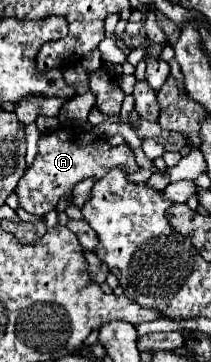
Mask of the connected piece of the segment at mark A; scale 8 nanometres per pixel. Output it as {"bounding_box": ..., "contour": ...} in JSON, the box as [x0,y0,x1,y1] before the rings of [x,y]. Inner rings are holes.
{"bounding_box":[19,132,139,216],"contour":[[[55,132],[42,135],[38,141],[38,152],[34,162],[27,168],[23,178],[19,180],[19,206],[35,216],[45,216],[47,212],[55,210],[59,198],[73,190],[73,186],[85,178],[103,178],[113,166],[123,166],[127,172],[139,170],[135,156],[127,144],[111,148],[103,140],[93,140],[89,146],[79,146],[79,138],[73,136],[71,140],[59,140]]]}

